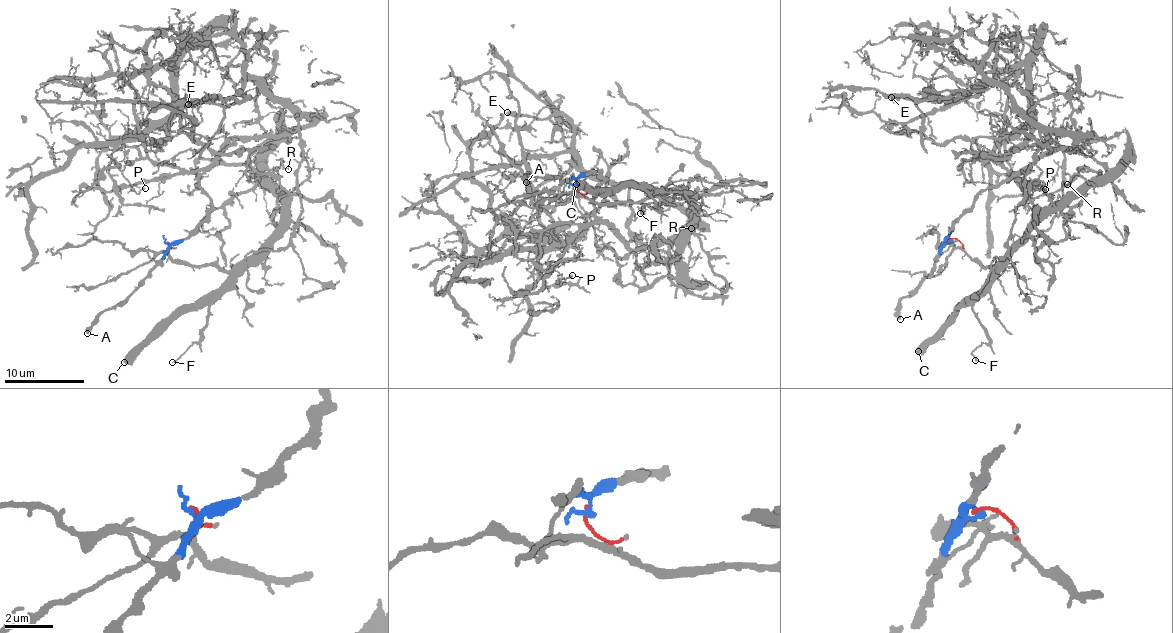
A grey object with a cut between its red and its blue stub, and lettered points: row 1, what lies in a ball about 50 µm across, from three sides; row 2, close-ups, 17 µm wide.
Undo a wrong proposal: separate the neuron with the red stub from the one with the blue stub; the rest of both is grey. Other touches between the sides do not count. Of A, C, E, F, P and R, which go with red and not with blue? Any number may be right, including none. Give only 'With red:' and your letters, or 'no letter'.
With red: C, F, R

